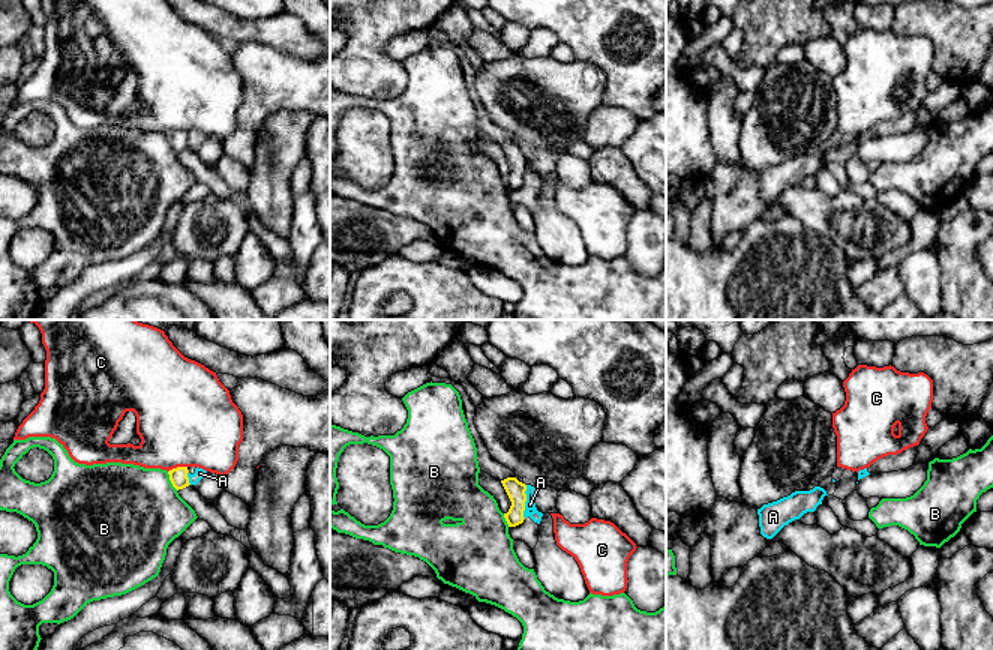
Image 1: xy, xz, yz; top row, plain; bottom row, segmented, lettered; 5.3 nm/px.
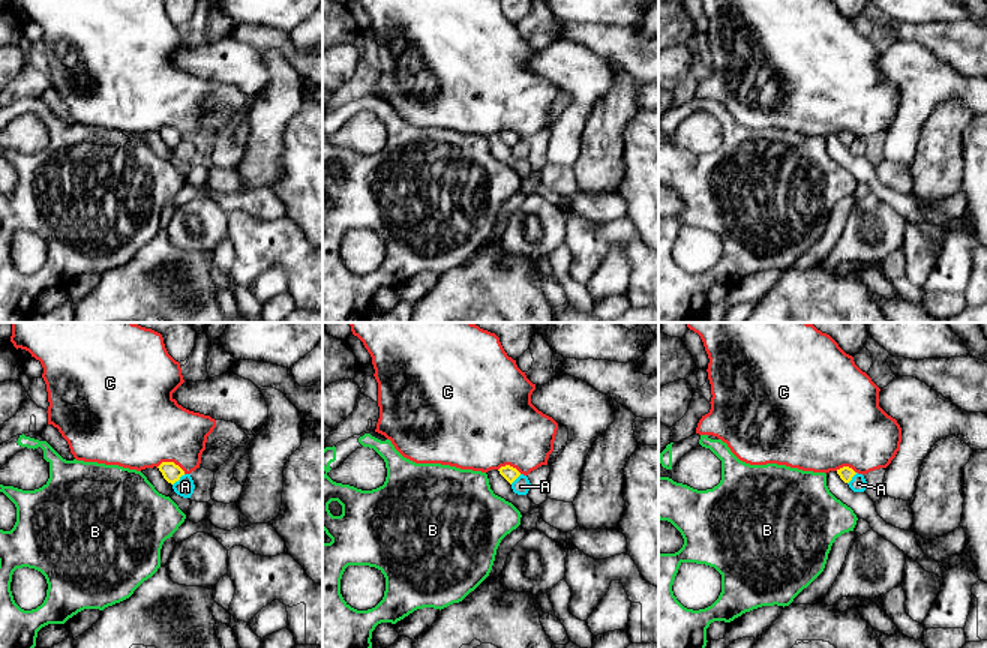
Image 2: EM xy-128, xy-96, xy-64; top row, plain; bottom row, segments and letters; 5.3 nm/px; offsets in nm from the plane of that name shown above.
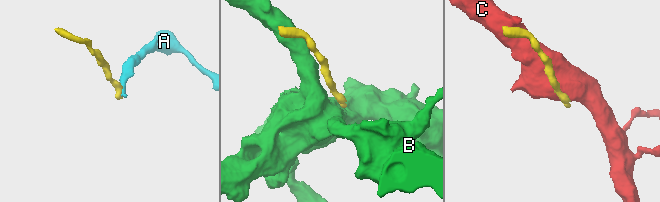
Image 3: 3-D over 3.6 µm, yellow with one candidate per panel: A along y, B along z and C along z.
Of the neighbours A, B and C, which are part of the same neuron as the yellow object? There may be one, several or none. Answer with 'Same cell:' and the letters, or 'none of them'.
Same cell: none of them

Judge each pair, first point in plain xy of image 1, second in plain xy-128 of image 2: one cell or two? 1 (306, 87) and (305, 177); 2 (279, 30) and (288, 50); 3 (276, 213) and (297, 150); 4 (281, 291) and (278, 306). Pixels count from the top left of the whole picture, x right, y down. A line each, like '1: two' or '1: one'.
1: two
2: one
3: two
4: one

